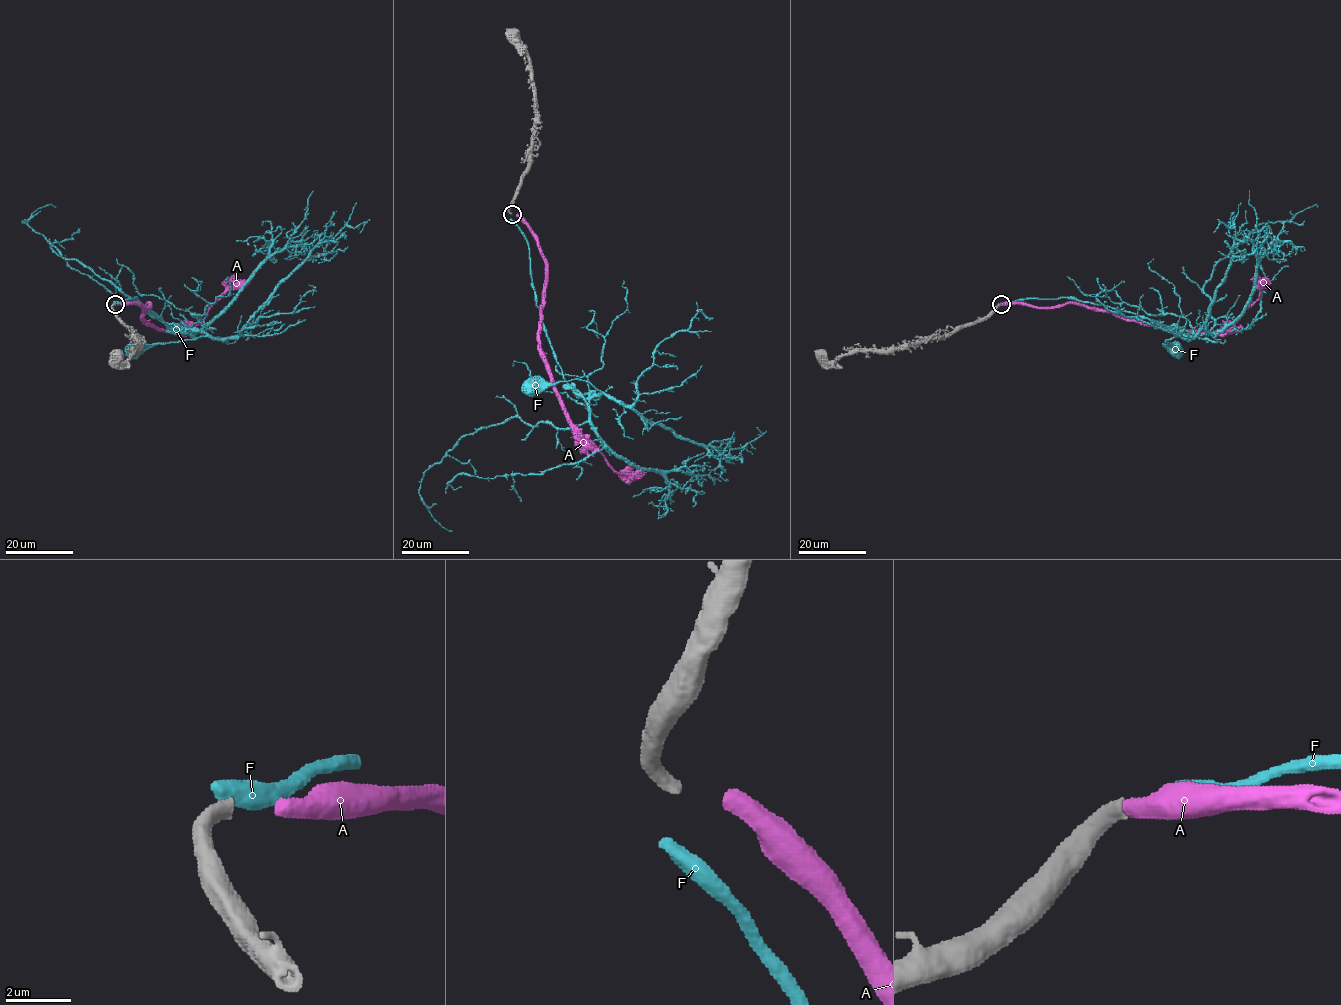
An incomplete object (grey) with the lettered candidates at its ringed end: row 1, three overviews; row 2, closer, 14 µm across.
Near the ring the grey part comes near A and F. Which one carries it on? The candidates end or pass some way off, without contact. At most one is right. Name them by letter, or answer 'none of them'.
A

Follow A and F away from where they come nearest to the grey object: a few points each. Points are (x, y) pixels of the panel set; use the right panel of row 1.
A: (1001, 303), (1035, 307), (1076, 303), (1113, 311), (1141, 324), (1225, 331), (1257, 299), (1258, 282)
F: (1005, 303), (1070, 297), (1143, 315), (1167, 328), (1181, 330), (1177, 336), (1165, 341), (1173, 350)

